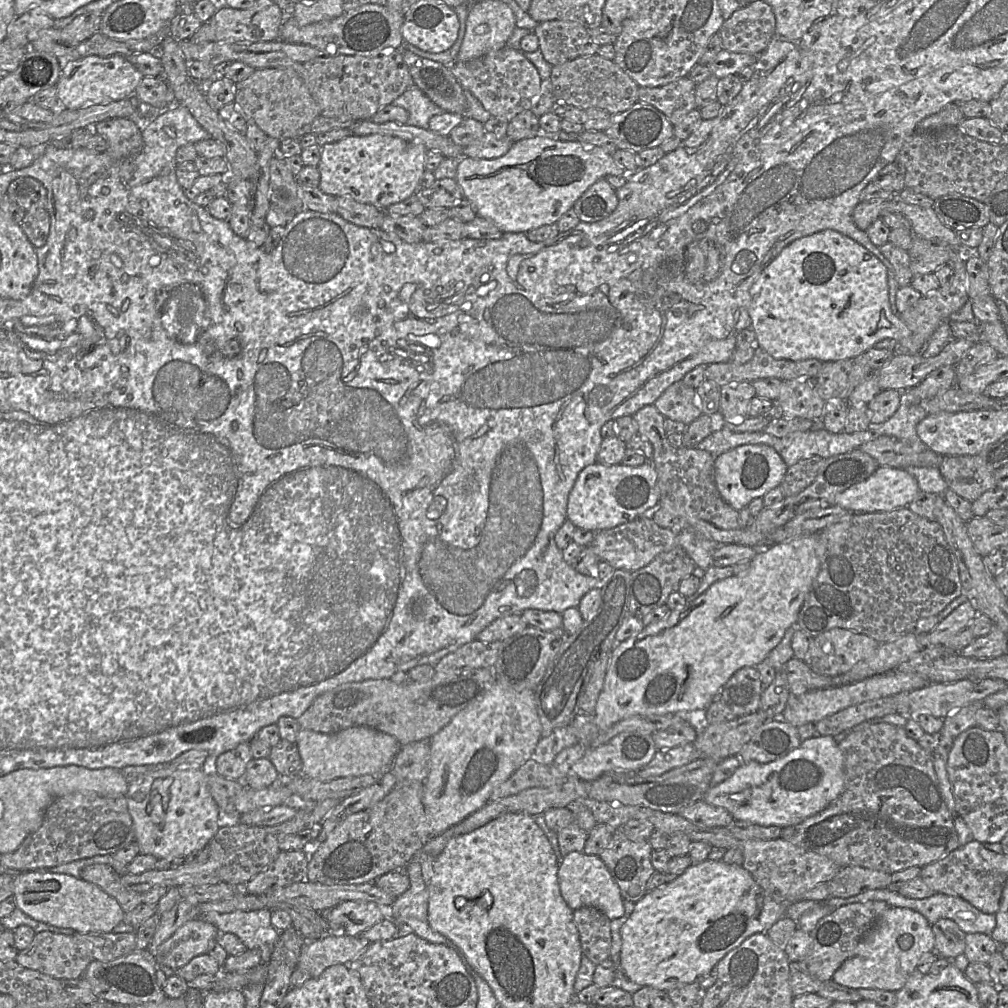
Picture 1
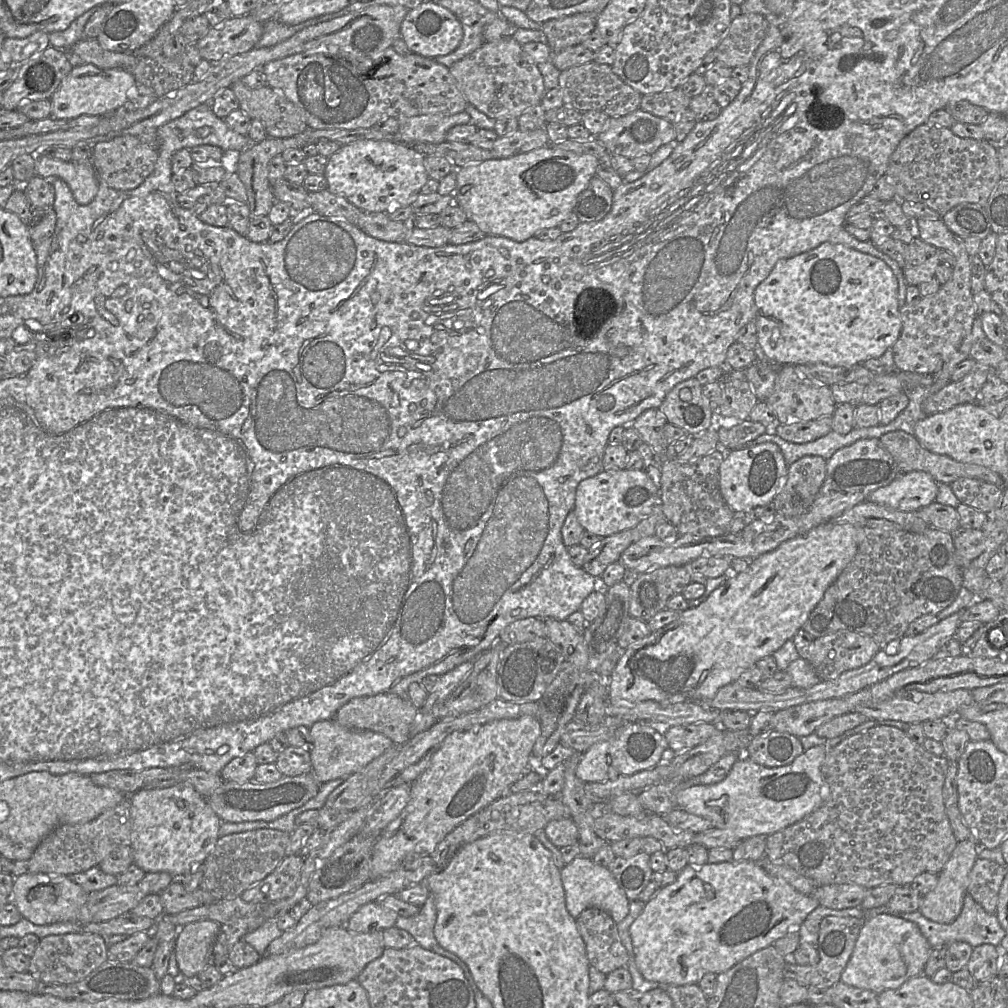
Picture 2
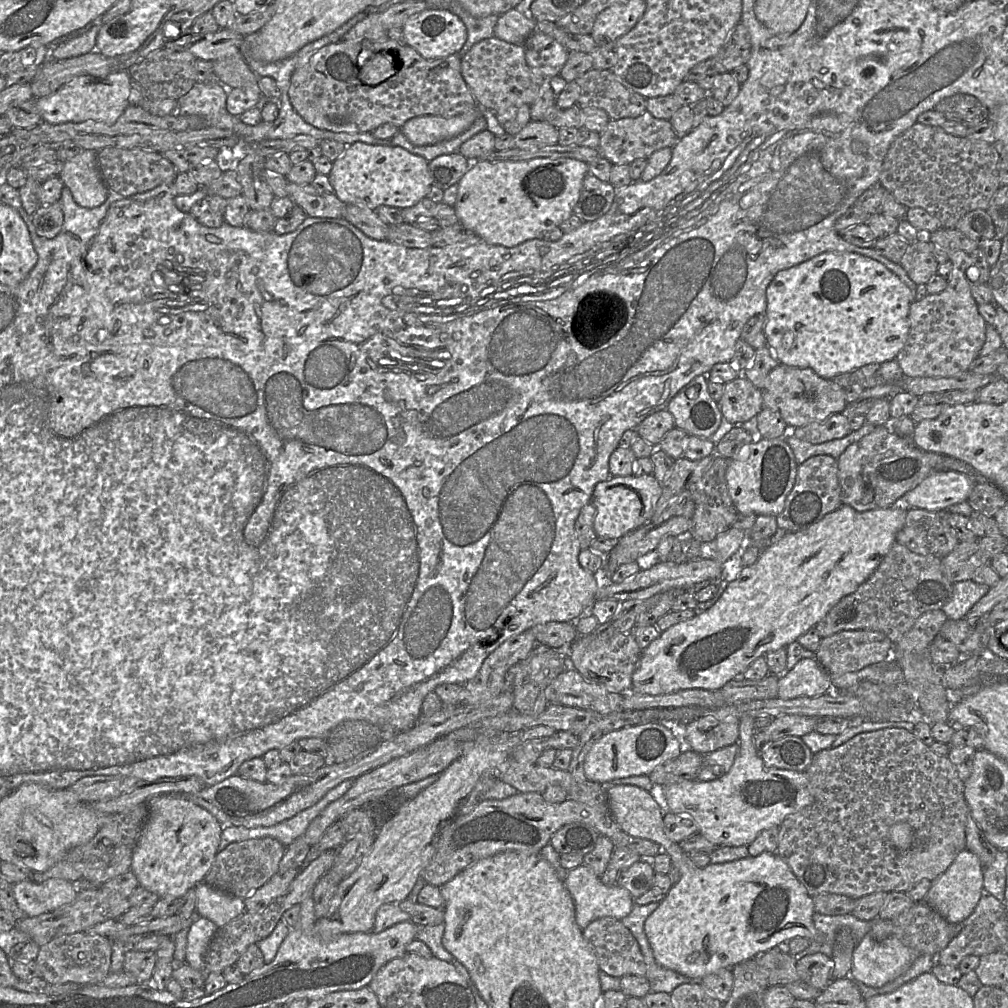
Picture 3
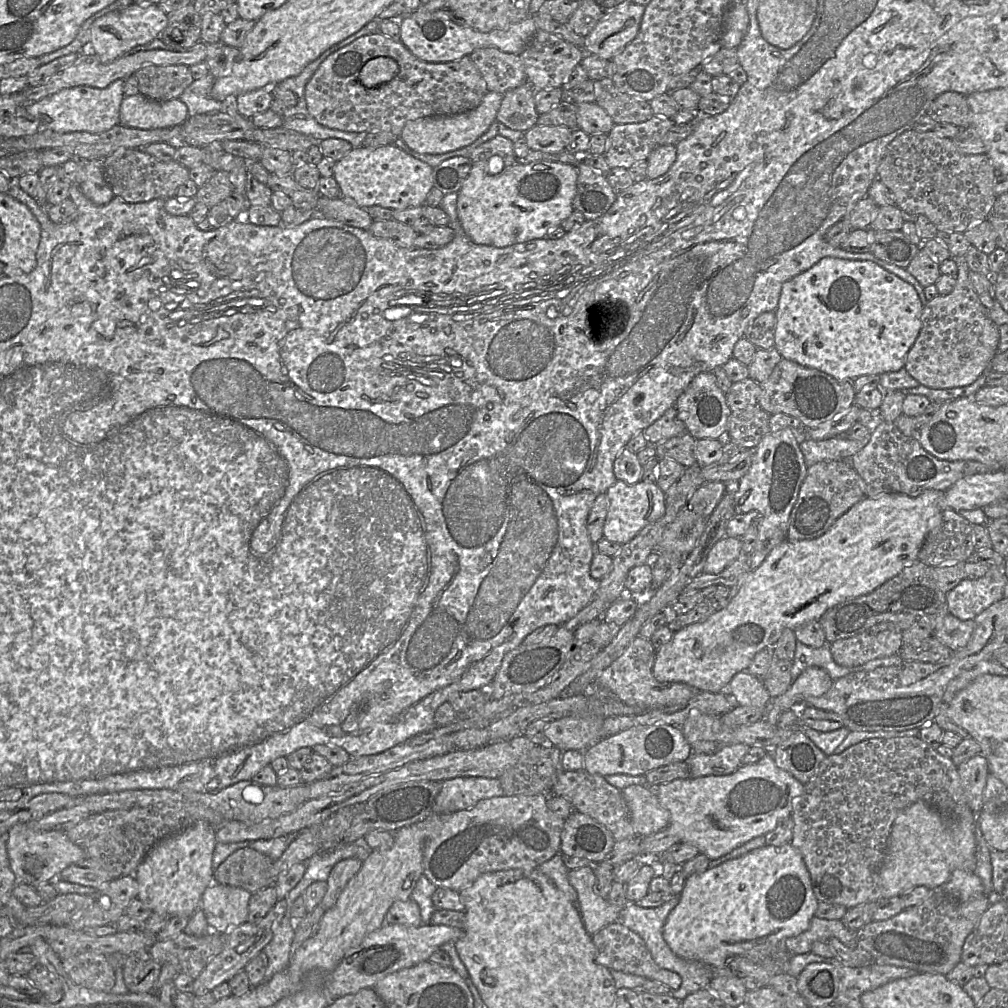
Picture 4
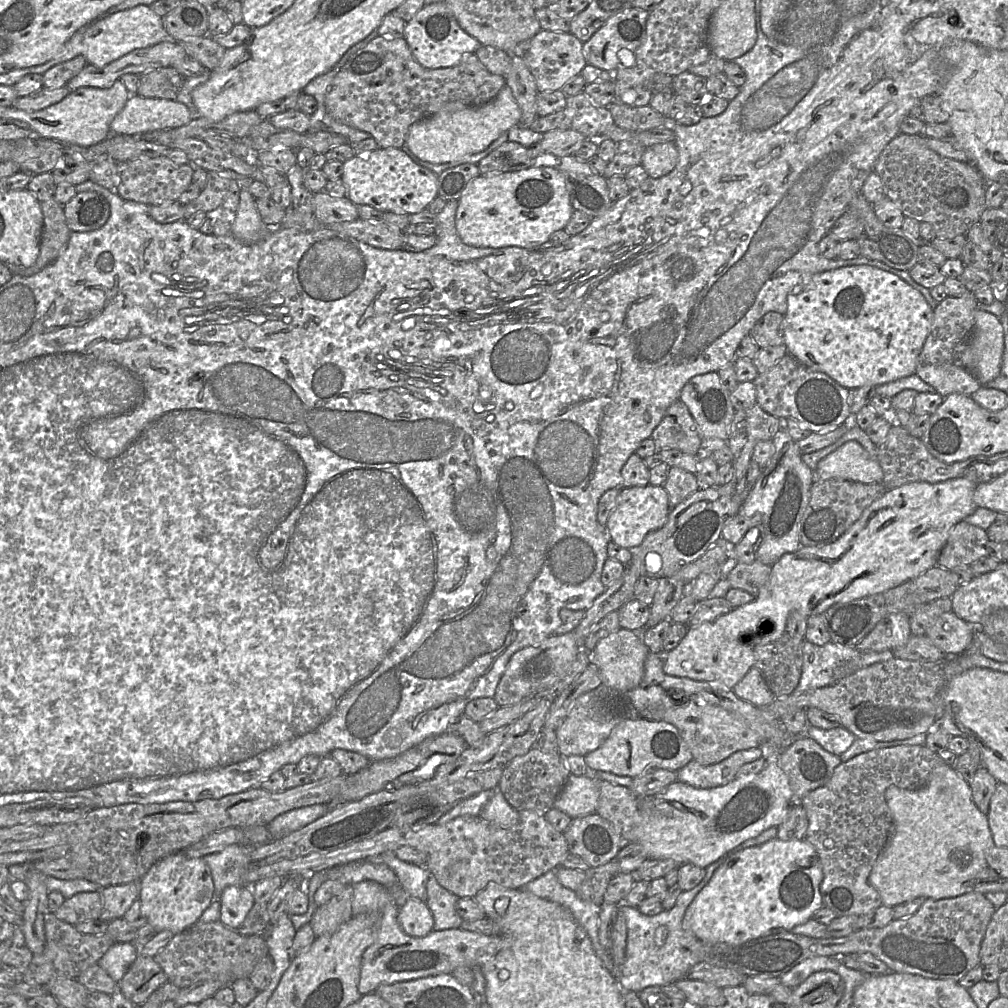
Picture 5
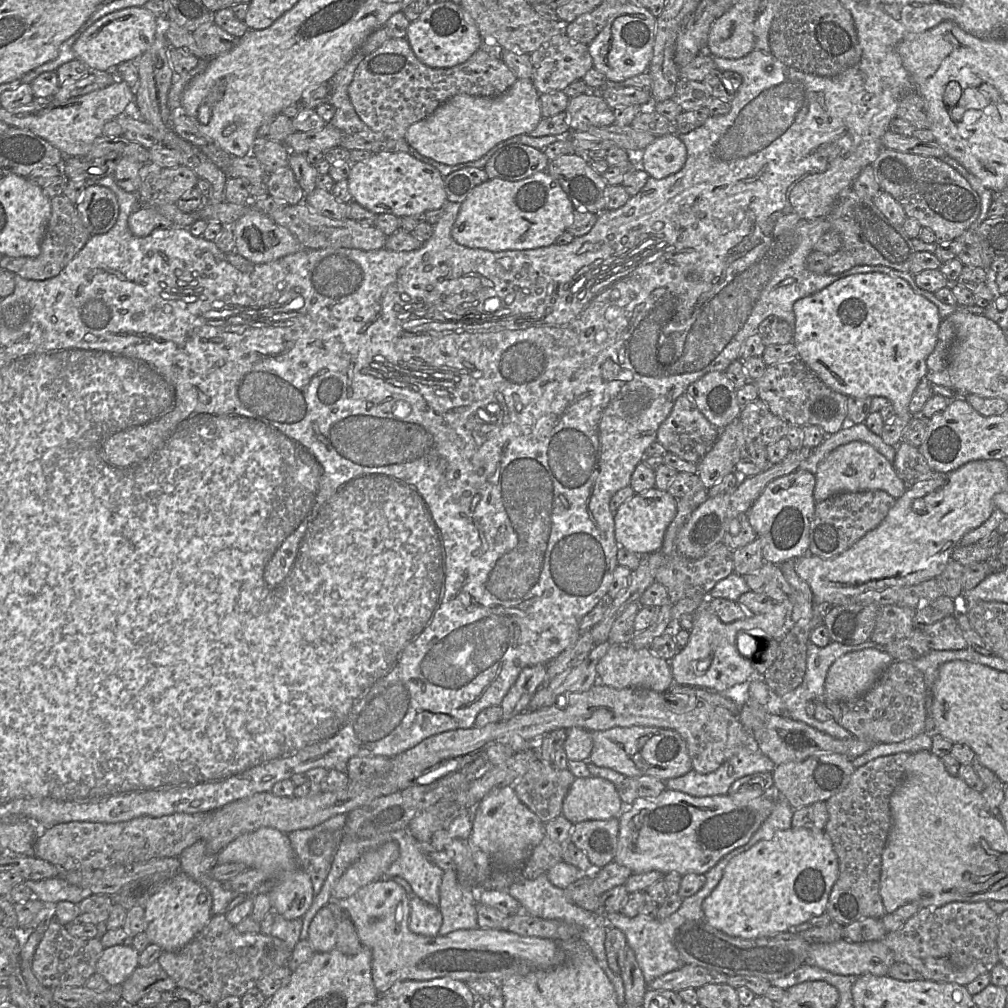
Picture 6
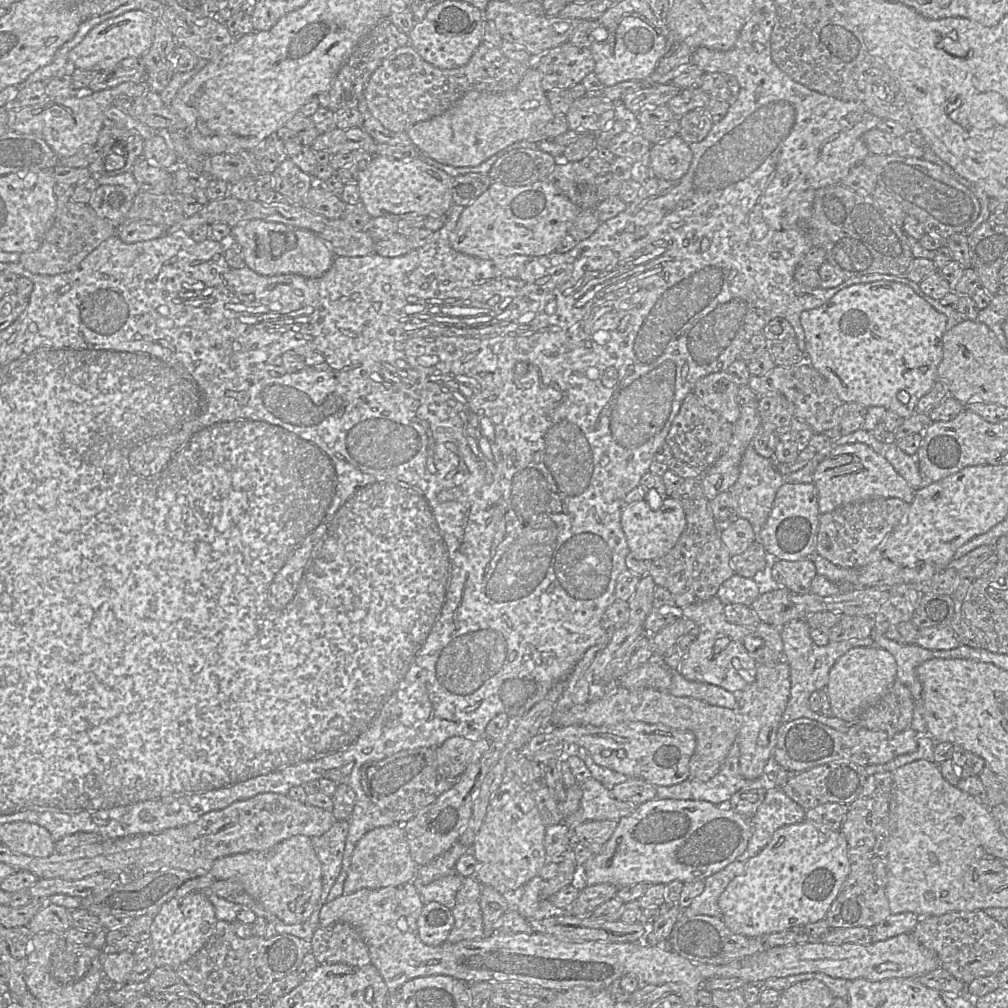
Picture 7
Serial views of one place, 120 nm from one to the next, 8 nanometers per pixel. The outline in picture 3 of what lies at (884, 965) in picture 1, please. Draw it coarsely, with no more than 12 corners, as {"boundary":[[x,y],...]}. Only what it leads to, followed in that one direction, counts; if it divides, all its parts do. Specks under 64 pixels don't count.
{"boundary":[[867,933],[847,978],[879,988],[918,956],[898,938]]}

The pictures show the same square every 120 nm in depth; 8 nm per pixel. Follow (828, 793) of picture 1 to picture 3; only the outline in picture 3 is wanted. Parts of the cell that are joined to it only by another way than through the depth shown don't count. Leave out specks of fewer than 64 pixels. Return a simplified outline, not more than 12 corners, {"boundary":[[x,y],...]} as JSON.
{"boundary":[[755,714],[711,781],[661,786],[716,847],[748,846],[813,802],[807,775],[767,766]]}

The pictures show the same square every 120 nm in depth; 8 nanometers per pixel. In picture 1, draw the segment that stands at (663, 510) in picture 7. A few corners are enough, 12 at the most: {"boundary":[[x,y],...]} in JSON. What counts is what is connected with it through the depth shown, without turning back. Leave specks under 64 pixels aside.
{"boundary":[[652,462],[585,466],[567,519],[593,532],[659,504]]}

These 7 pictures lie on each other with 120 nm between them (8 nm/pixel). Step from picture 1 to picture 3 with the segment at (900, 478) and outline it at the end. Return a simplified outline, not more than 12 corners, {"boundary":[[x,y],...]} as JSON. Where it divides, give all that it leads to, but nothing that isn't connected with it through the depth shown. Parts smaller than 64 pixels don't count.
{"boundary":[[933,472],[907,492],[906,508],[946,510],[967,501],[976,482]]}

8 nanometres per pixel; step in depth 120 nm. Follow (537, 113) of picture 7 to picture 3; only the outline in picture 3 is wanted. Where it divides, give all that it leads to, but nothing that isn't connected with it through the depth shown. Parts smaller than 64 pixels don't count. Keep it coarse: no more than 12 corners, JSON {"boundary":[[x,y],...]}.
{"boundary":[[481,115],[416,116],[401,132],[414,145],[453,138]]}

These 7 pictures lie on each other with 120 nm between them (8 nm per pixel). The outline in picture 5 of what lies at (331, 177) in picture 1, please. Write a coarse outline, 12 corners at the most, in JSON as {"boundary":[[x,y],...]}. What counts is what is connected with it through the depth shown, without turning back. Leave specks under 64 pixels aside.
{"boundary":[[401,148],[343,162],[357,205],[416,214],[438,196],[437,175]]}

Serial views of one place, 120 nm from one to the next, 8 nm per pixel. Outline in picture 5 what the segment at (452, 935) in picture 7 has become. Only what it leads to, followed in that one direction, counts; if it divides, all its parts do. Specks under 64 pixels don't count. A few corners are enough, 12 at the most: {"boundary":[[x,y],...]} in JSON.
{"boundary":[[428,877],[426,904],[433,930],[460,928],[458,897]]}

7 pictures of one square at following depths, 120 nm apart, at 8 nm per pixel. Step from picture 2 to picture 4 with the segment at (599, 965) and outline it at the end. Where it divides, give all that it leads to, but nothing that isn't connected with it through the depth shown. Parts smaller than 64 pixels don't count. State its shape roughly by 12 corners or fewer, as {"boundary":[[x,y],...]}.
{"boundary":[[616,921],[591,935],[608,969],[659,981],[681,977],[660,968],[643,939]]}

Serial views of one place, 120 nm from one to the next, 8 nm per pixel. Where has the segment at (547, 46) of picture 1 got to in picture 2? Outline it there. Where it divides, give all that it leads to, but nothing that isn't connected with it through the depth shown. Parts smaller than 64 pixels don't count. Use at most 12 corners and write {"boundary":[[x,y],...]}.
{"boundary":[[578,13],[542,24],[551,52],[581,42],[597,14]]}

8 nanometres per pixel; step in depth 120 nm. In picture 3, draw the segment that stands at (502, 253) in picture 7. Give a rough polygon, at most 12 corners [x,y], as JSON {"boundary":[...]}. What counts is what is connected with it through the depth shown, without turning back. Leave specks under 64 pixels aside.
{"boundary":[[472,161],[459,222],[515,247],[567,220],[589,164]]}

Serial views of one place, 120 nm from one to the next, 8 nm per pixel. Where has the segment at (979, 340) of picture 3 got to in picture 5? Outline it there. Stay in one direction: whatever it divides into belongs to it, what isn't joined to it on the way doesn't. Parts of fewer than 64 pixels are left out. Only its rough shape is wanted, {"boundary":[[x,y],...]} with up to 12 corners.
{"boundary":[[974,293],[933,309],[915,374],[942,397],[982,387],[959,362]]}

